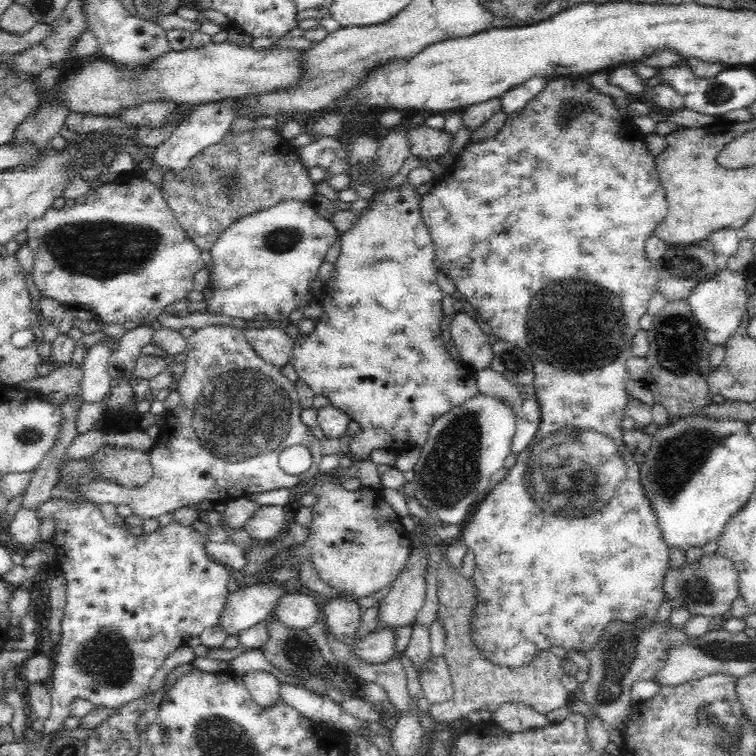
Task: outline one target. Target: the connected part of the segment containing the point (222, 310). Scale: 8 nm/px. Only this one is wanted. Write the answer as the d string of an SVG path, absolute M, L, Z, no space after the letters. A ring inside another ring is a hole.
M284 200L276 206L240 218L240 221L231 225L211 248L212 269L208 284L202 291L204 312L216 316L224 314L245 321L267 320L272 323L288 317L299 307L302 296L309 294L320 265L325 261L328 248L339 241L339 238L340 232L332 222L317 213L312 201Z

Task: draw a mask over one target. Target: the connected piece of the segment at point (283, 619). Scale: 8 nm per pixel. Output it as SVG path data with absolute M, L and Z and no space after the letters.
M306 593L286 594L276 604L273 618L278 619L287 628L306 630L321 619L320 605L314 601L314 597Z

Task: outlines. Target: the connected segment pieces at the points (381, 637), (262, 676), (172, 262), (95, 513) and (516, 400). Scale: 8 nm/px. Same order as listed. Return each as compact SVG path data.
M376 630L353 646L352 652L362 663L385 664L396 654L394 640L396 640L396 630Z
M246 672L242 680L251 698L260 707L274 706L280 698L281 683L270 672Z
M132 173L123 174L113 180L113 182L106 183L100 186L98 190L90 190L82 198L75 200L74 206L64 206L60 210L54 210L50 207L44 212L40 219L33 221L26 228L28 239L26 243L30 246L30 250L34 252L34 264L32 270L32 278L36 289L42 297L52 298L61 304L69 306L70 309L76 307L84 307L92 311L101 323L106 324L122 324L123 326L132 326L138 324L146 324L154 322L154 314L165 310L165 308L175 302L184 299L188 293L194 291L194 277L195 274L204 268L204 261L200 257L201 250L196 246L188 234L180 227L178 220L174 217L172 210L164 201L162 192L159 188L154 186L152 182L143 177L133 175Z
M49 498L44 501L33 512L39 521L45 518L55 517L56 525L55 532L50 540L55 547L54 560L56 564L60 564L62 569L62 576L66 580L66 603L64 607L64 615L61 620L62 634L59 633L60 646L56 650L52 663L54 664L52 676L49 679L48 686L51 692L51 712L45 720L44 728L41 734L43 736L54 736L64 729L64 722L71 716L70 706L74 700L78 698L88 700L94 704L94 707L104 708L117 708L140 700L144 694L149 690L151 679L155 676L156 672L161 668L164 660L168 655L179 647L187 645L191 638L197 637L202 634L205 628L212 628L219 626L220 614L226 604L228 598L228 589L226 584L232 576L225 565L218 563L211 559L205 551L205 544L208 542L208 535L199 533L192 527L192 525L182 525L179 522L172 521L168 526L158 526L154 532L142 535L132 535L127 530L129 526L124 524L123 527L110 525L102 513L98 504L87 502L76 502L76 504L69 504L65 500L57 500L57 498Z
M491 368L474 371L476 375L476 385L482 394L493 396L509 406L514 411L520 408L520 394L516 385L504 378L502 374Z

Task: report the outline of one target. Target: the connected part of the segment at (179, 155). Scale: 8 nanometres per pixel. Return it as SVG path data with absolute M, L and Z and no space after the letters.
M224 99L215 103L204 103L193 107L192 112L174 129L170 137L156 148L152 159L167 173L168 170L184 170L185 166L200 151L217 143L230 129L230 124L238 118L234 99Z

